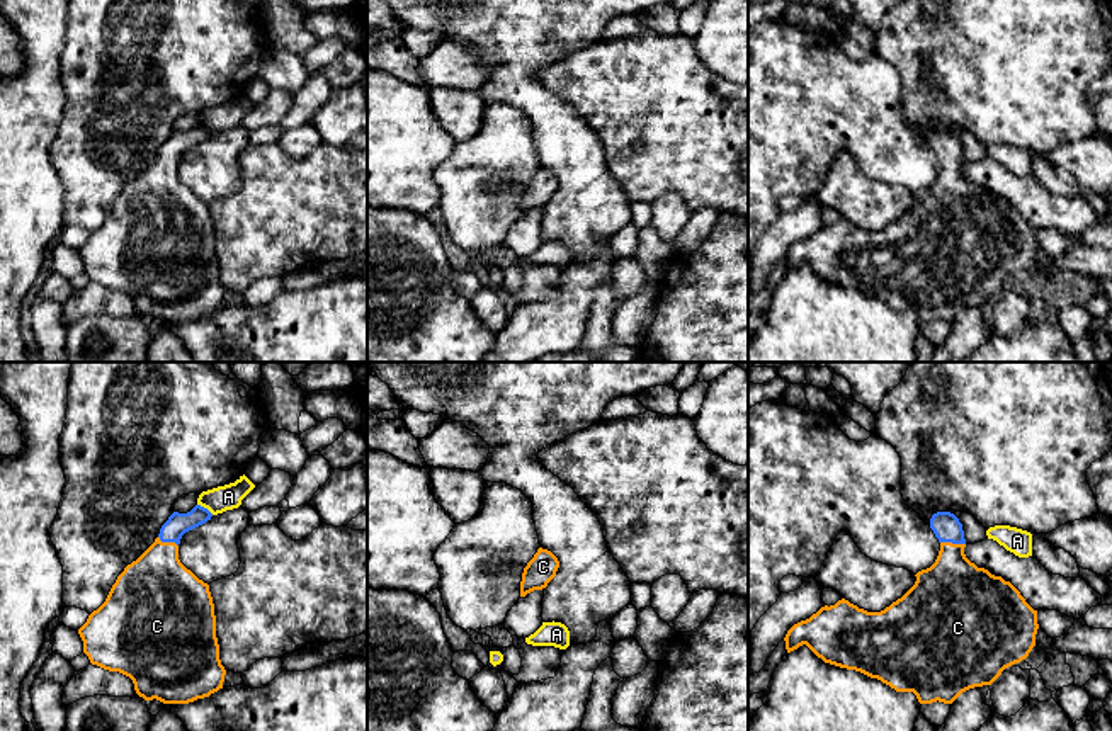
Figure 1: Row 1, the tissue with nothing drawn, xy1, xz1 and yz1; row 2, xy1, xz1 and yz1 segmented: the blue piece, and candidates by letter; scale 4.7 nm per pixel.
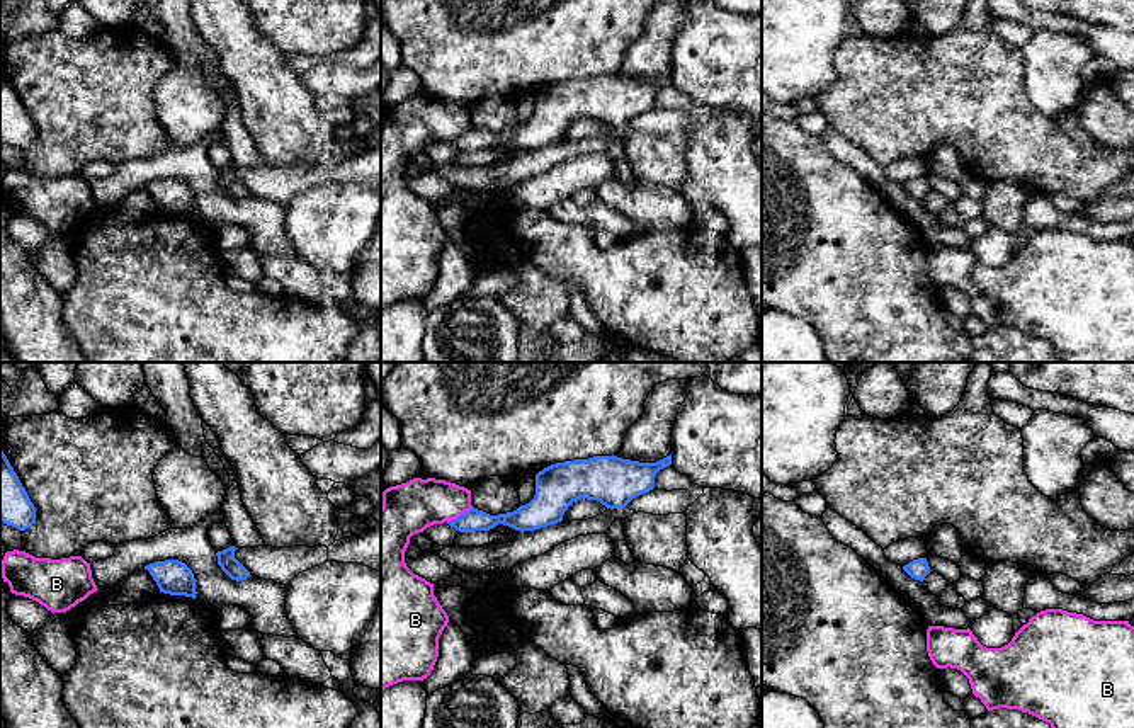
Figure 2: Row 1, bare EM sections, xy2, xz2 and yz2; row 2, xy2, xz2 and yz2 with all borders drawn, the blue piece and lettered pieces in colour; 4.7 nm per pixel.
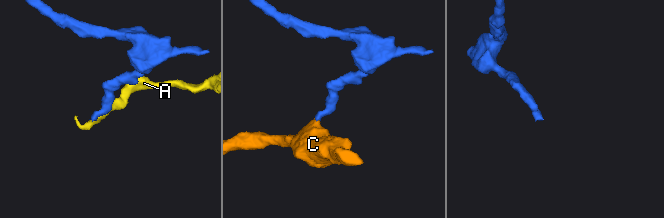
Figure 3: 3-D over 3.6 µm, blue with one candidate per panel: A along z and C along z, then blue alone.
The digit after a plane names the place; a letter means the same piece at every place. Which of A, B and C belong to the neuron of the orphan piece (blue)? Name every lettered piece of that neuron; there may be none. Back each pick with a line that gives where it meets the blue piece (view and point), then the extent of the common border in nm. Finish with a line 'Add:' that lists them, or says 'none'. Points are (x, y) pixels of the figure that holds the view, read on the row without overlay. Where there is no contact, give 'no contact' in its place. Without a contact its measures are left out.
C: contact yz1 (953, 162); length 120 nm
Add: C

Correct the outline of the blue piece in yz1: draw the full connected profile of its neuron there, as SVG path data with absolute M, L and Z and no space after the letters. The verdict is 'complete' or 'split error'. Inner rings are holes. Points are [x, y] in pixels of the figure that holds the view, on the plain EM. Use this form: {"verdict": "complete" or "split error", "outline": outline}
{"verdict": "split error", "outline": "M933 133L930 148L940 162L939 175L930 187L915 194L915 204L901 218L881 231L867 231L845 218L835 224L825 224L787 250L784 257L787 272L806 264L825 282L877 298L896 311L913 311L920 323L937 320L952 323L962 311L991 304L1005 287L1025 279L1035 265L1037 230L1025 221L1010 201L978 187L966 177L962 143L954 133Z"}

